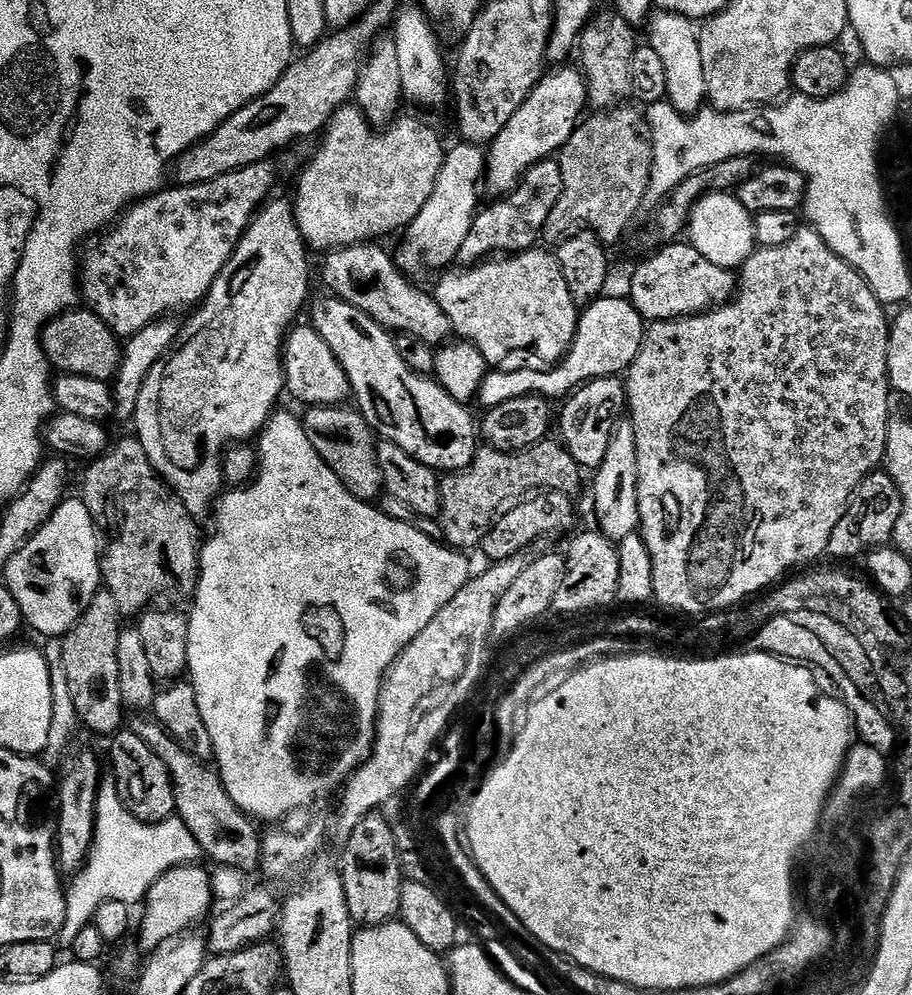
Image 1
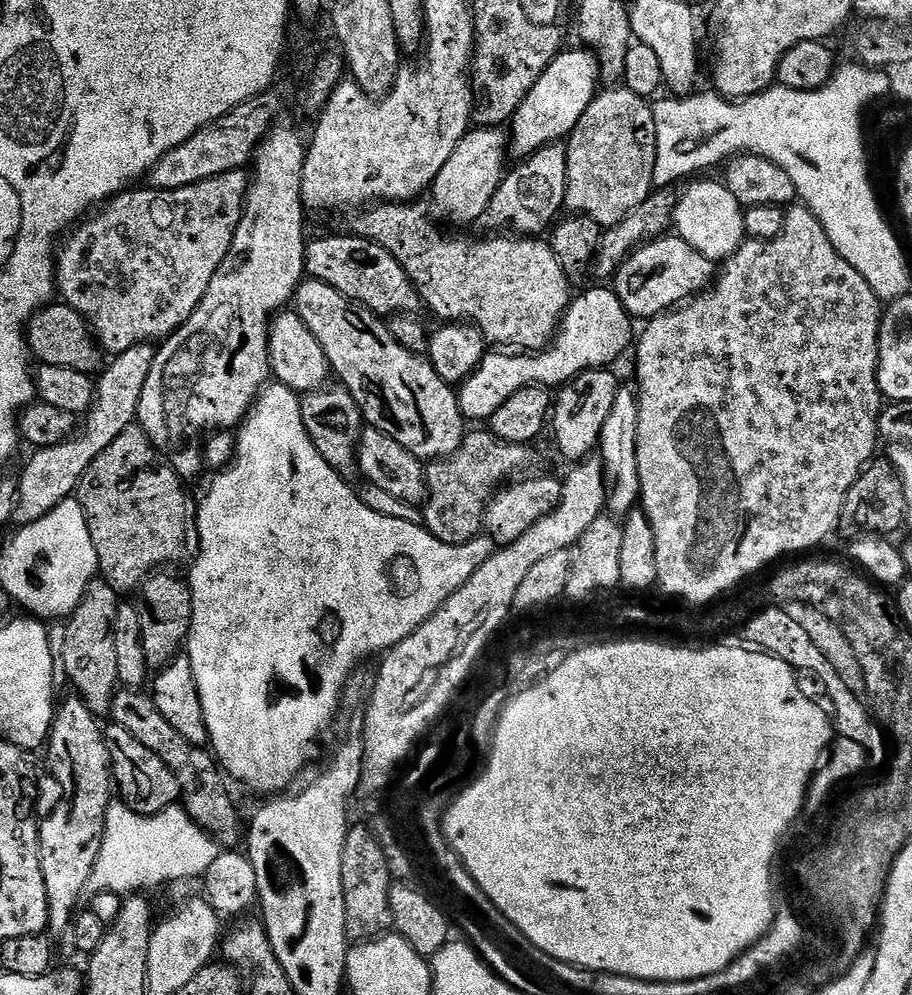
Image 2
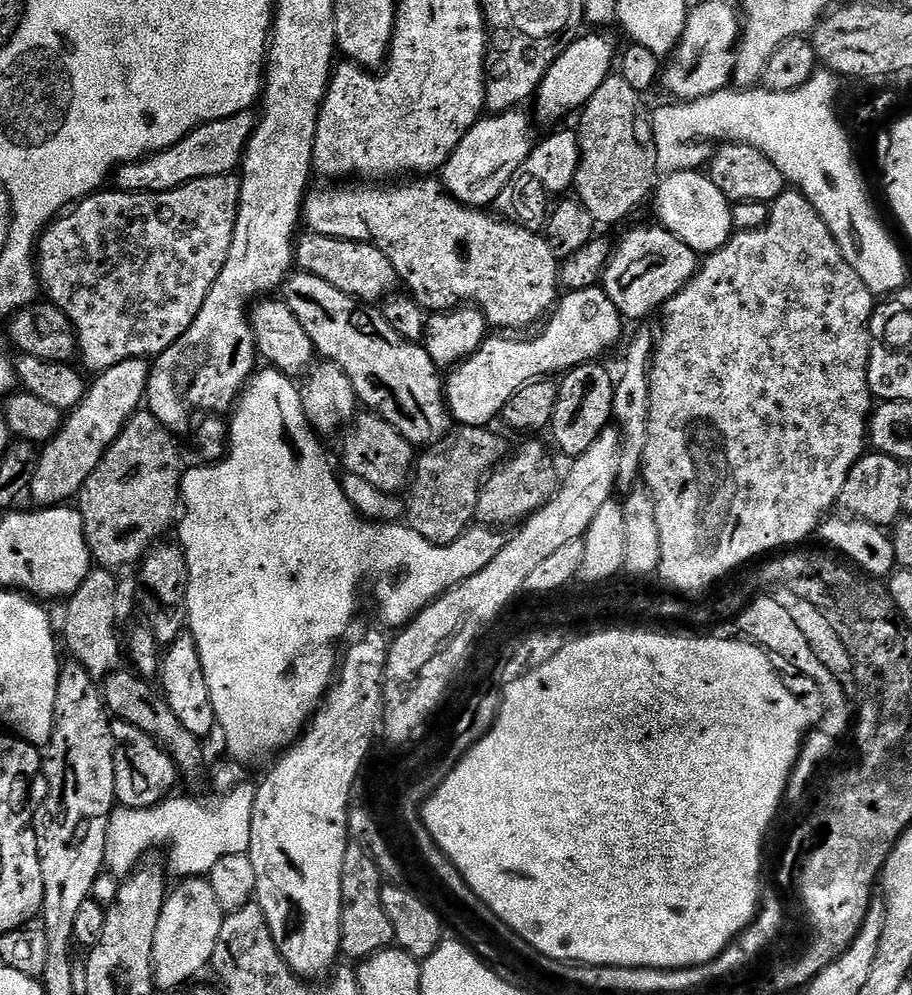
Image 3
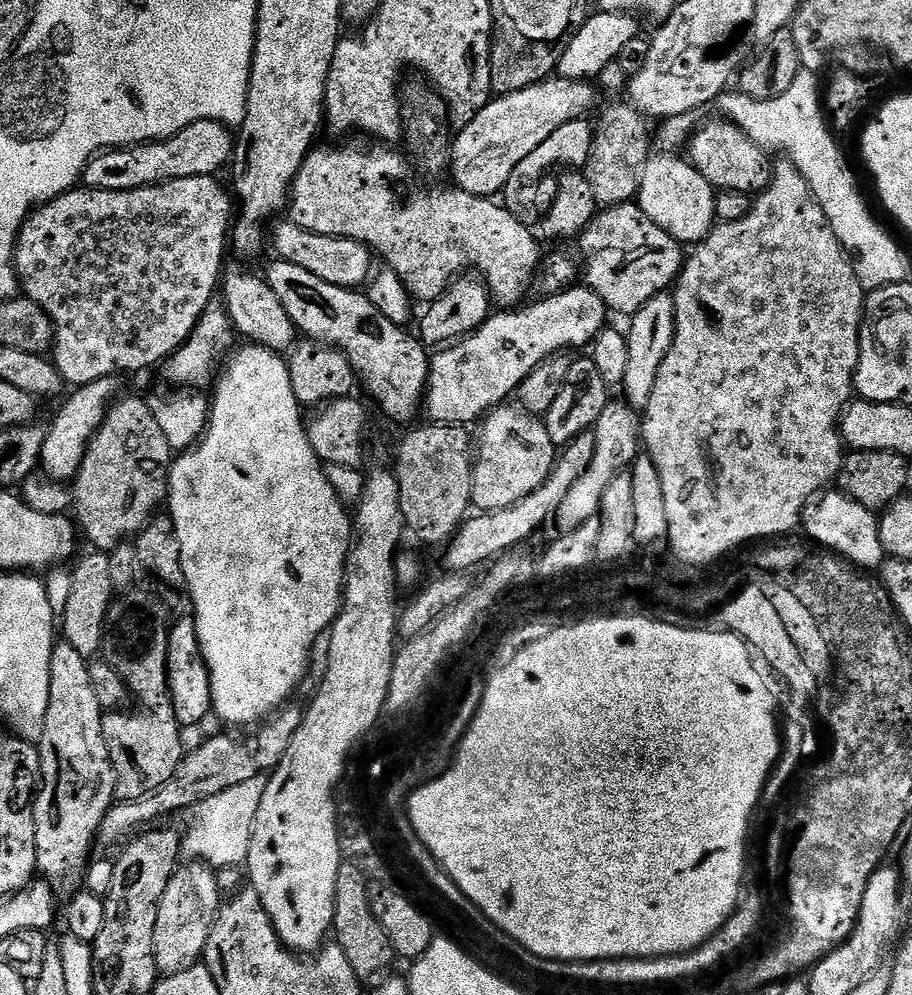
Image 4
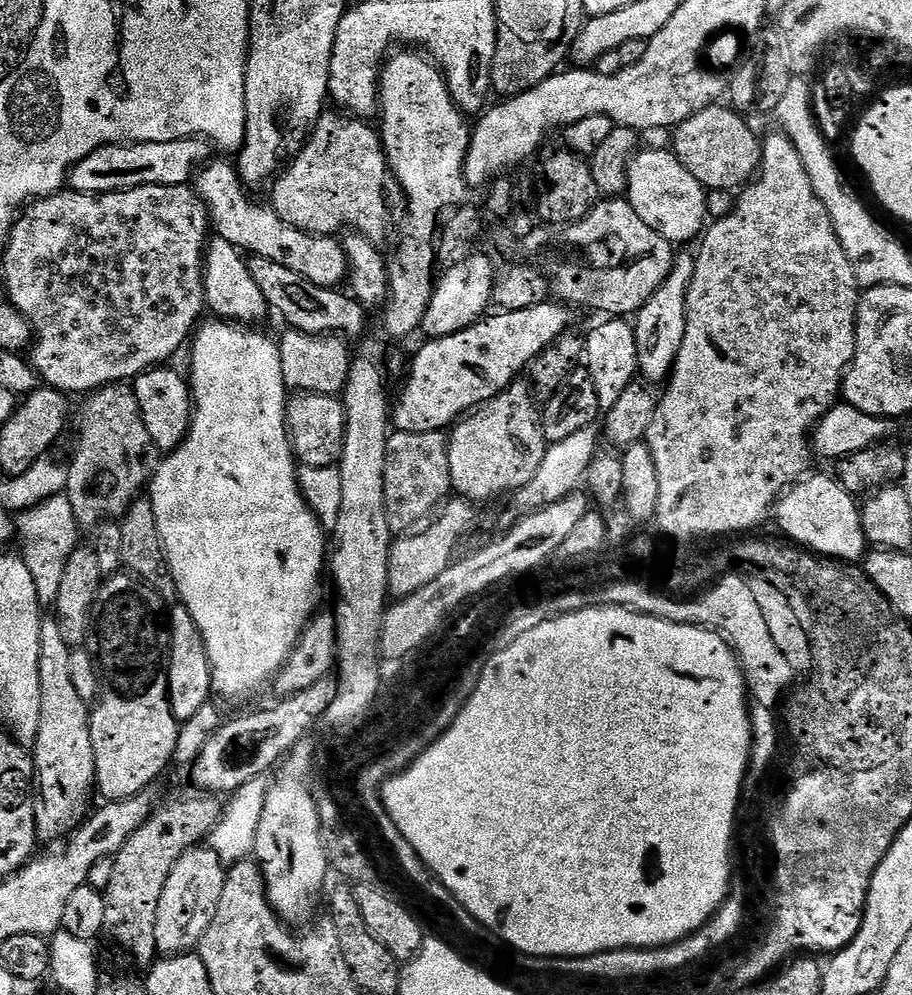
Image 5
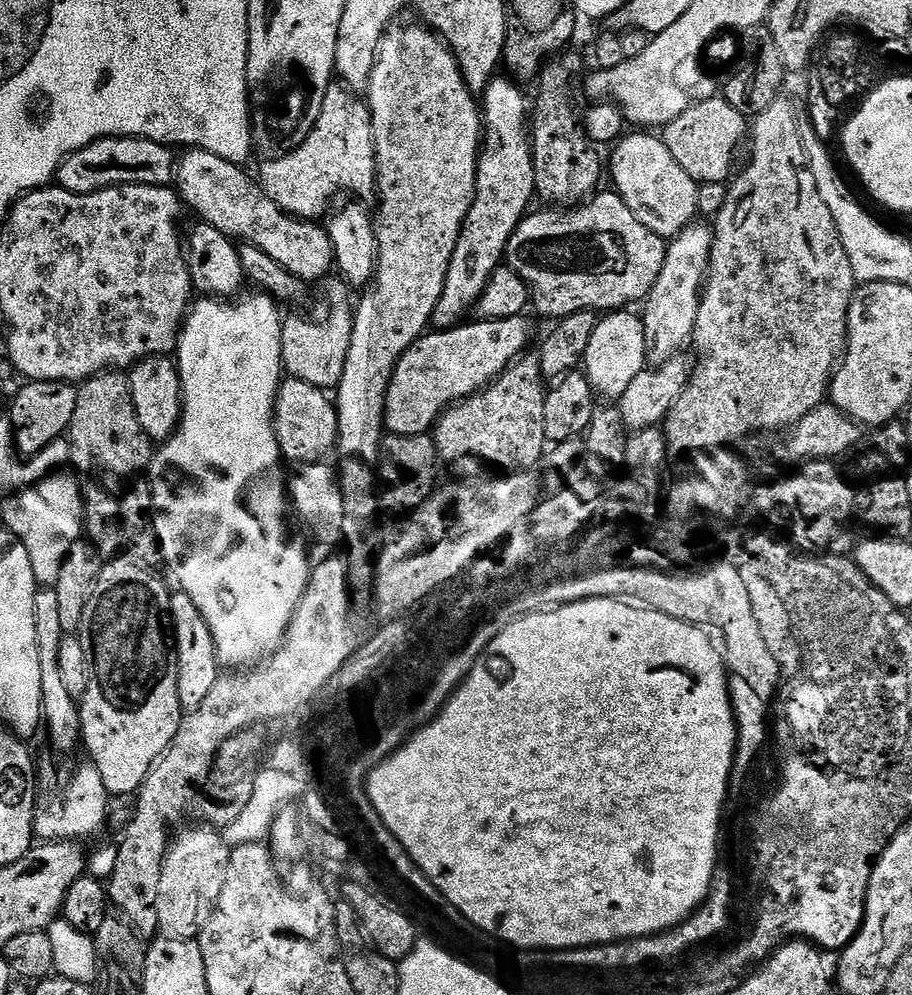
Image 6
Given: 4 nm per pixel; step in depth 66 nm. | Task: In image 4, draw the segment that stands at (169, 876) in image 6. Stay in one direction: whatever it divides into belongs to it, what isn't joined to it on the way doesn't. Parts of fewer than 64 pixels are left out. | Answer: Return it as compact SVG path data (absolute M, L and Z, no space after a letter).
M188 862L177 867L170 878L166 894L162 894L162 902L158 906L158 922L154 925L154 958L161 973L174 973L203 957L210 930L222 907L222 893L216 875L203 862Z

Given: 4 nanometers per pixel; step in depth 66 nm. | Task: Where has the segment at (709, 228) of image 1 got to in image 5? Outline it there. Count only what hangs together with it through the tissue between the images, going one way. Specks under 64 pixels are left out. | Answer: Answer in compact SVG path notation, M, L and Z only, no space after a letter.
M637 151L628 166L628 186L626 199L632 209L662 238L674 246L684 246L687 240L695 241L705 231L708 215L708 192L682 166L682 162L671 151Z

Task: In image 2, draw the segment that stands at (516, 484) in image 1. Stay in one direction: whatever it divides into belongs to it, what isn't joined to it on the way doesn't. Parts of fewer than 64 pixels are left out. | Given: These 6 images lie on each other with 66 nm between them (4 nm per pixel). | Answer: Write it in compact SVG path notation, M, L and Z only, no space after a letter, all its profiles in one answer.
M490 430L469 431L460 449L452 456L433 460L427 465L428 499L422 505L424 527L447 544L465 544L481 535L484 512L492 497L501 485L519 477L523 468L531 466L532 450L526 444L500 440Z

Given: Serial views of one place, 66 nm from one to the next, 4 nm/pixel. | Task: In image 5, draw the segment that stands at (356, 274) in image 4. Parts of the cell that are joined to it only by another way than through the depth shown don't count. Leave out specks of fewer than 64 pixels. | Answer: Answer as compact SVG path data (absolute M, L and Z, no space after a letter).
M209 159L194 177L196 192L208 207L211 225L217 237L230 242L248 254L265 256L274 262L282 262L302 278L310 278L323 288L336 288L339 280L347 277L348 256L344 253L343 243L335 235L318 236L315 232L303 232L301 228L290 226L267 203L259 204L252 200L243 178L236 171L235 163Z

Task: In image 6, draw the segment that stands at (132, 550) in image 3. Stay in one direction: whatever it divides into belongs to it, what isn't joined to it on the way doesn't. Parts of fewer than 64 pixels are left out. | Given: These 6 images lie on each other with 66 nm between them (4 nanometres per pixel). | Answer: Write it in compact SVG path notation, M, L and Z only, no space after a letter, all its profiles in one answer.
M109 370L91 376L77 387L78 406L66 436L71 441L71 467L92 472L101 468L112 476L135 477L149 467L154 455L154 441L142 428L131 400L128 376L120 370Z

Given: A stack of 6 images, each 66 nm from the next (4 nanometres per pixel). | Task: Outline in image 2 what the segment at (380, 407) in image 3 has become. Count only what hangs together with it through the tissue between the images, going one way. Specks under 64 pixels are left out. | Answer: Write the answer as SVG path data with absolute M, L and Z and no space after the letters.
M311 278L305 279L296 292L294 310L310 326L310 334L322 342L329 369L340 375L339 383L358 402L365 425L390 434L394 442L425 462L442 460L460 449L466 421L460 413L457 389L442 382L421 353L406 350L398 343L381 317L347 300L326 282Z

